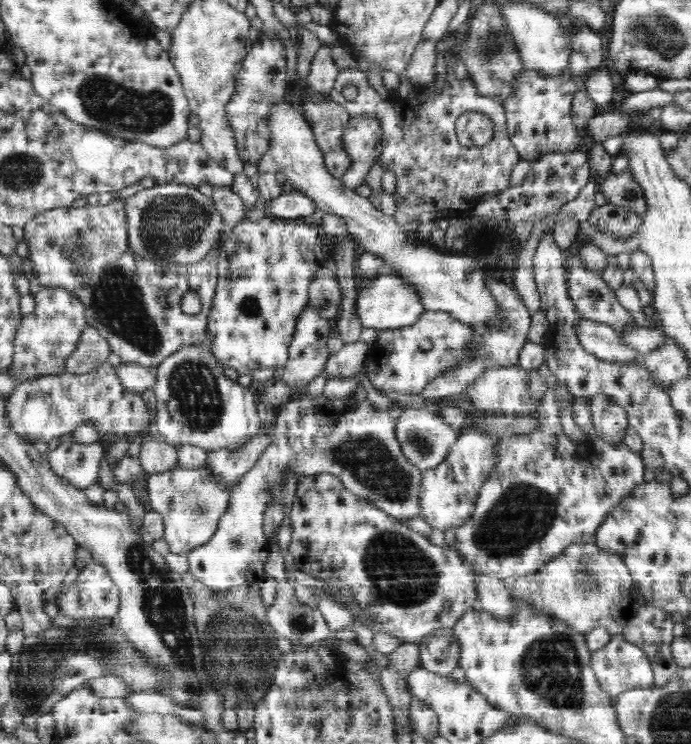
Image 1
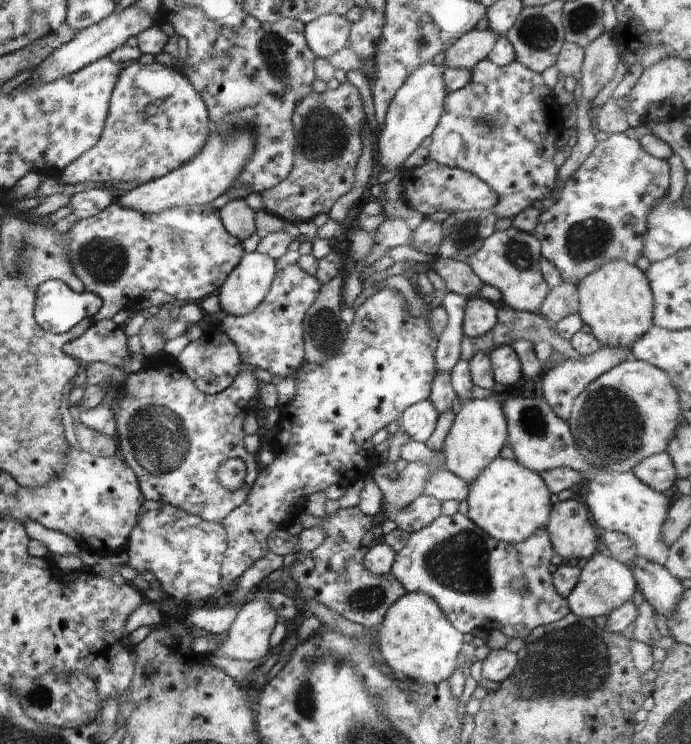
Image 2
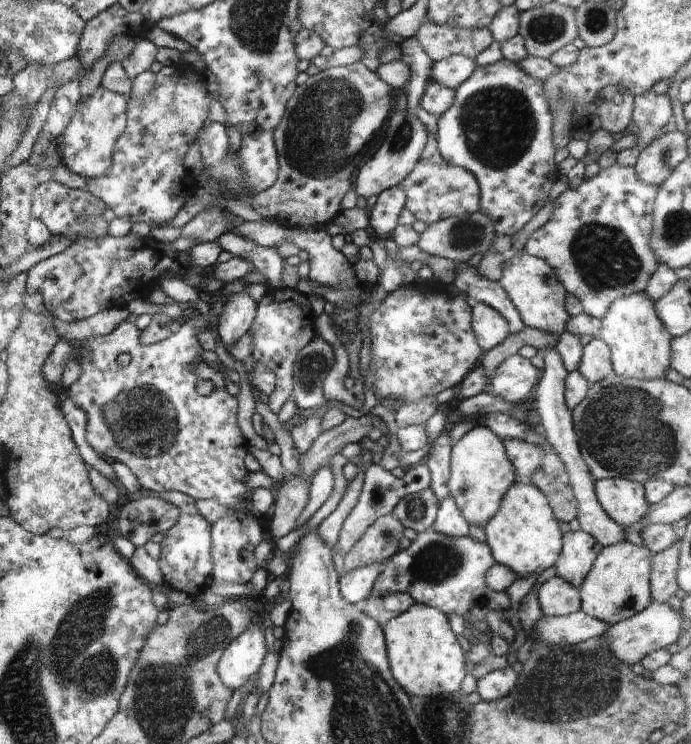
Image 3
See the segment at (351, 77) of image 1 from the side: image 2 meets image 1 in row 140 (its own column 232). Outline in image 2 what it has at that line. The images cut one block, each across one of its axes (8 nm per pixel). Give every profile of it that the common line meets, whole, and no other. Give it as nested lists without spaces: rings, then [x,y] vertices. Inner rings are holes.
[[[163,352],[154,358],[147,358],[146,363],[143,370],[128,374],[124,394],[112,404],[116,418],[118,455],[134,472],[145,499],[172,504],[186,510],[188,514],[200,516],[204,521],[219,523],[232,510],[244,504],[261,467],[257,455],[250,454],[245,448],[243,430],[244,419],[251,410],[249,403],[252,398],[258,397],[262,384],[256,377],[256,368],[243,363],[229,388],[217,395],[206,395],[194,386],[194,382],[178,364],[177,358]],[[230,458],[240,458],[247,467],[244,486],[240,490],[224,488],[216,476],[218,466]]]

